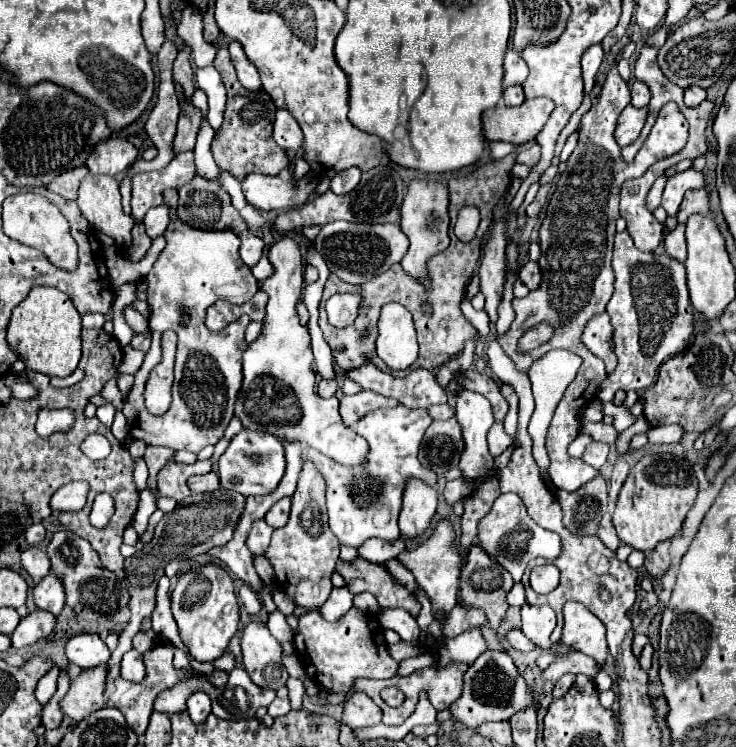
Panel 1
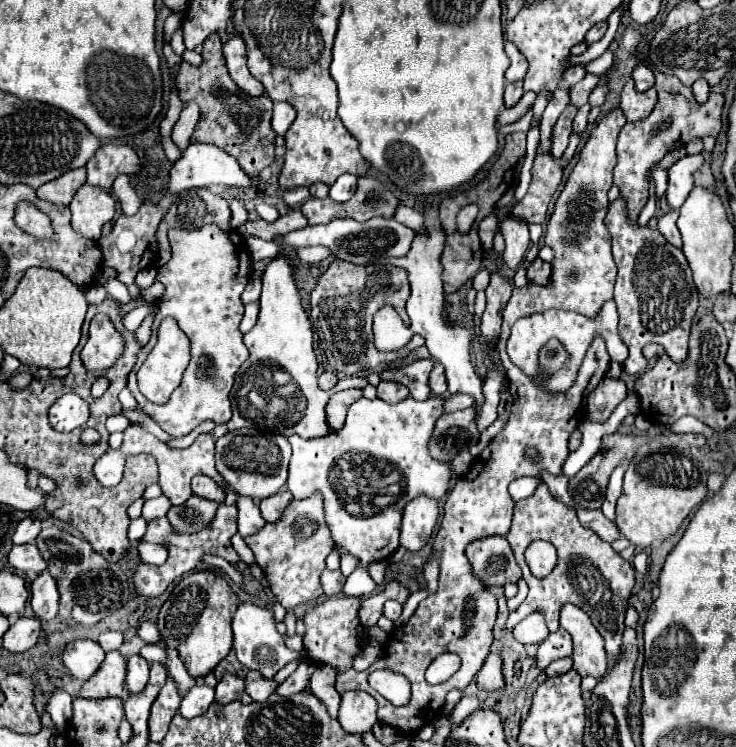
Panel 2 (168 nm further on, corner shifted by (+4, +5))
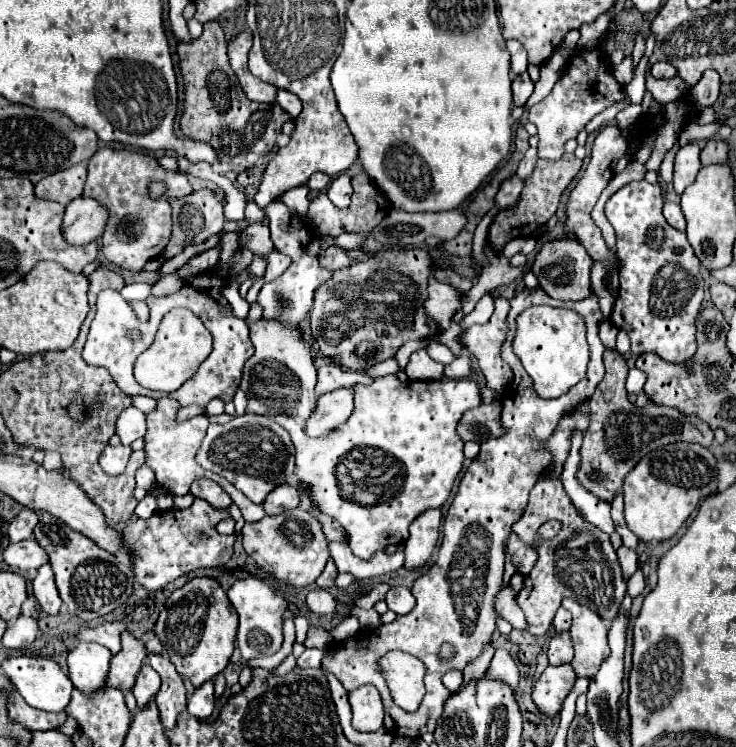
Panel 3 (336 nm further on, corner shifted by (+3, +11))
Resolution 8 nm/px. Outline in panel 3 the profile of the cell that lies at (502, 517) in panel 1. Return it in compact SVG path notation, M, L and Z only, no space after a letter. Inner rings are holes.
M630 369L630 375L628 375L628 381L626 381L626 389L630 395L638 395L642 393L642 385L646 381L646 375L640 371L640 369Z

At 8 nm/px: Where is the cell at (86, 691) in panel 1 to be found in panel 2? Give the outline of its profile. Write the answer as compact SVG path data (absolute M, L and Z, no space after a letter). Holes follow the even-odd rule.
M117 651L105 655L103 667L95 671L87 683L83 683L77 697L85 699L103 699L103 697L119 697L123 693L125 683L125 657Z

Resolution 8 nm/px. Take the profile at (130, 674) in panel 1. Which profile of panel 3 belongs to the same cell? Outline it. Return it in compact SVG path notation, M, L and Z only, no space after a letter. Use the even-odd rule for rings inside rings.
M144 665L144 669L138 673L136 685L132 689L138 707L144 709L156 697L158 689L160 689L160 677L158 677L158 673L150 665Z

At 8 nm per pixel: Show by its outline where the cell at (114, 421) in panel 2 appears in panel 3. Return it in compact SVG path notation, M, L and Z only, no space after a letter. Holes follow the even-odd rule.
M128 407L120 413L116 423L116 433L122 439L122 445L130 445L136 439L142 439L146 433L146 415L136 407Z

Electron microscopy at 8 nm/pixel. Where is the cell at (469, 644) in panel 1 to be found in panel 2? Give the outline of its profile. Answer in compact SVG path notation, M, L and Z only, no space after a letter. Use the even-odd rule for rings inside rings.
M539 485L535 493L527 499L517 501L515 511L513 511L513 523L507 533L507 541L515 553L515 559L523 571L523 579L529 585L529 595L527 599L509 613L505 632L513 631L513 627L525 619L529 613L541 609L545 613L545 621L551 633L559 629L559 609L565 603L573 603L581 607L605 639L605 651L607 657L613 659L613 663L619 659L621 643L623 643L623 627L625 627L625 611L627 611L627 601L631 597L631 589L635 585L635 571L629 561L625 561L609 543L603 543L595 531L585 529L573 507L567 507L565 503L559 503L545 485ZM529 541L549 541L555 545L559 551L559 563L551 575L545 579L537 579L531 575L523 555L525 549L529 547Z

